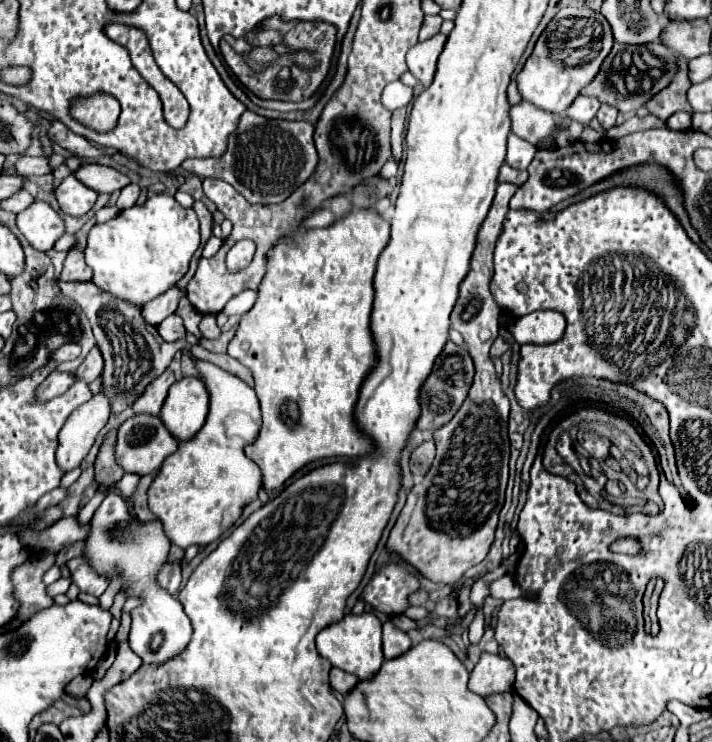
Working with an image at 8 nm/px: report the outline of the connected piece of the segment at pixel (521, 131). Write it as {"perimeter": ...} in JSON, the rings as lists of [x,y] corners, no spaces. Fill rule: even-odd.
{"perimeter":[[[526,100],[510,108],[510,120],[512,120],[512,134],[520,136],[522,140],[534,146],[538,146],[554,128],[562,124],[560,116],[542,112],[540,108],[534,108],[534,104]]]}

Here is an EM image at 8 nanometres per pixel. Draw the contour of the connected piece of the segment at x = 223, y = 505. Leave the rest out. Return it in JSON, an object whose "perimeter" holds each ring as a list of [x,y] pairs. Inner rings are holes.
{"perimeter":[[[194,360],[194,364],[200,374],[200,380],[204,382],[204,386],[210,394],[208,418],[192,440],[180,442],[178,450],[164,460],[158,476],[154,478],[154,482],[148,488],[148,506],[150,506],[152,514],[164,524],[164,532],[170,538],[170,542],[180,546],[182,550],[186,550],[190,546],[206,546],[206,544],[218,540],[226,530],[230,530],[234,526],[234,522],[240,518],[244,506],[258,498],[258,488],[262,484],[260,468],[256,466],[256,462],[252,462],[250,458],[244,456],[244,446],[250,443],[239,436],[228,437],[225,426],[225,422],[236,415],[239,418],[249,416],[254,423],[260,422],[260,404],[258,404],[258,396],[256,396],[254,388],[250,388],[236,374],[230,374],[212,362]]]}

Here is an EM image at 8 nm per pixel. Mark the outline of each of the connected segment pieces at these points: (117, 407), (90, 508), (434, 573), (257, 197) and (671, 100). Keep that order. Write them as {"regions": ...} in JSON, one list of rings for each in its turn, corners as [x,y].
{"regions":[[[[58,280],[56,286],[60,292],[74,300],[78,306],[82,306],[84,314],[90,320],[90,326],[94,330],[96,344],[104,358],[104,372],[102,372],[102,394],[110,398],[112,414],[120,414],[128,406],[132,406],[148,384],[152,384],[170,364],[176,350],[186,348],[186,342],[166,342],[158,334],[156,326],[150,326],[140,316],[140,308],[134,308],[132,304],[122,304],[122,300],[114,300],[112,296],[106,296],[94,284],[88,282],[62,282]]],[[[96,491],[93,498],[84,506],[81,508],[80,512],[77,515],[77,520],[81,524],[89,523],[95,510],[100,506],[101,502],[105,498],[105,493],[101,493],[99,491]]],[[[498,184],[490,212],[478,232],[478,244],[470,262],[470,272],[460,284],[460,298],[452,310],[452,328],[458,330],[466,344],[468,352],[476,366],[474,384],[470,388],[468,400],[456,416],[434,432],[436,440],[436,458],[432,468],[420,484],[408,494],[406,506],[402,508],[386,550],[388,554],[400,556],[404,562],[414,566],[420,576],[442,582],[456,584],[460,576],[470,568],[480,564],[494,540],[494,530],[498,524],[498,512],[504,504],[504,490],[508,482],[508,398],[502,392],[500,380],[496,378],[494,364],[488,356],[492,342],[498,338],[500,330],[500,312],[490,300],[490,276],[494,244],[502,232],[502,222],[508,212],[508,202],[514,196],[518,186]]],[[[246,110],[238,122],[238,128],[228,138],[228,150],[220,158],[190,158],[182,166],[200,178],[220,178],[234,186],[252,204],[280,204],[304,184],[316,164],[318,152],[312,142],[314,126],[310,122],[270,120]]],[[[682,64],[678,70],[678,76],[664,90],[660,90],[654,98],[648,100],[648,104],[646,104],[648,112],[662,120],[668,120],[678,110],[692,112],[692,108],[686,100],[688,88],[690,88],[690,80],[688,80],[688,72],[686,72],[686,64]]]]}

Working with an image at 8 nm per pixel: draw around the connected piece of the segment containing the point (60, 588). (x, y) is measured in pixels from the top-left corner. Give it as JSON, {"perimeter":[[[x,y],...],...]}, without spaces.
{"perimeter":[[[63,577],[58,578],[58,580],[56,580],[56,582],[52,582],[50,586],[46,586],[46,592],[48,592],[48,596],[57,596],[60,594],[65,594],[66,590],[68,590],[68,584],[70,584],[70,579]]]}

